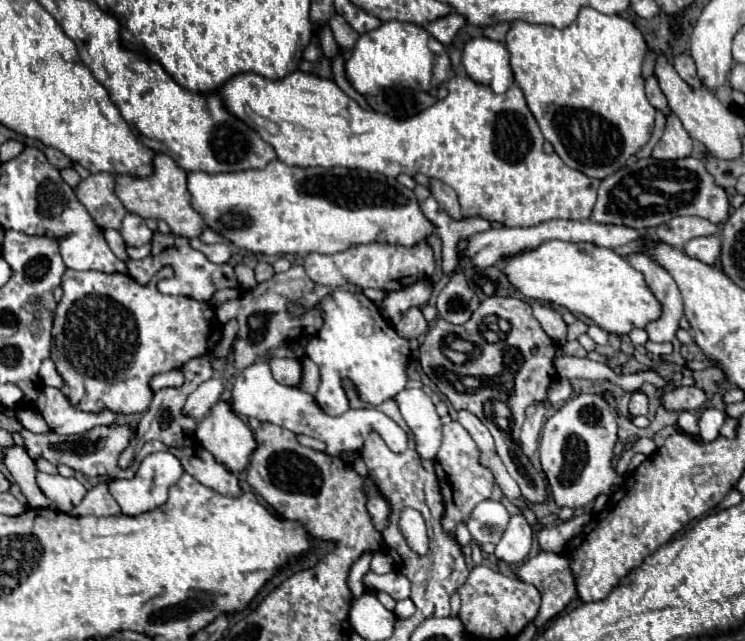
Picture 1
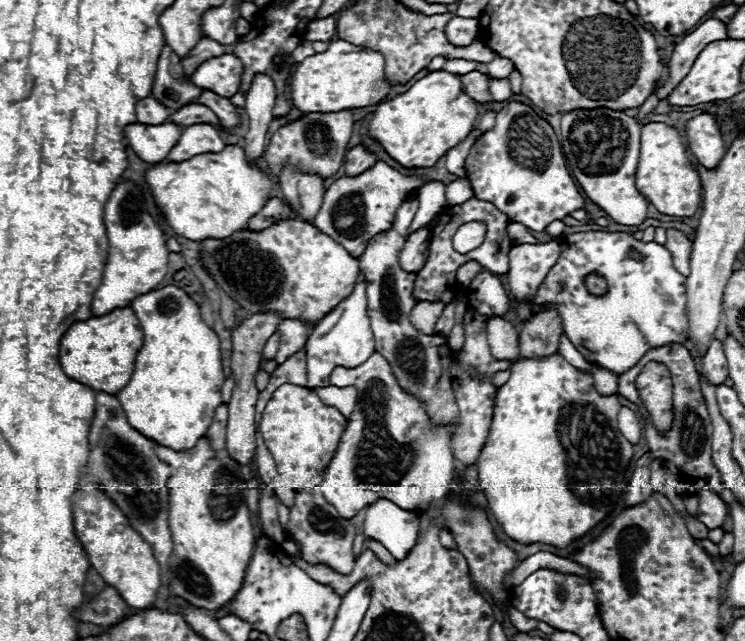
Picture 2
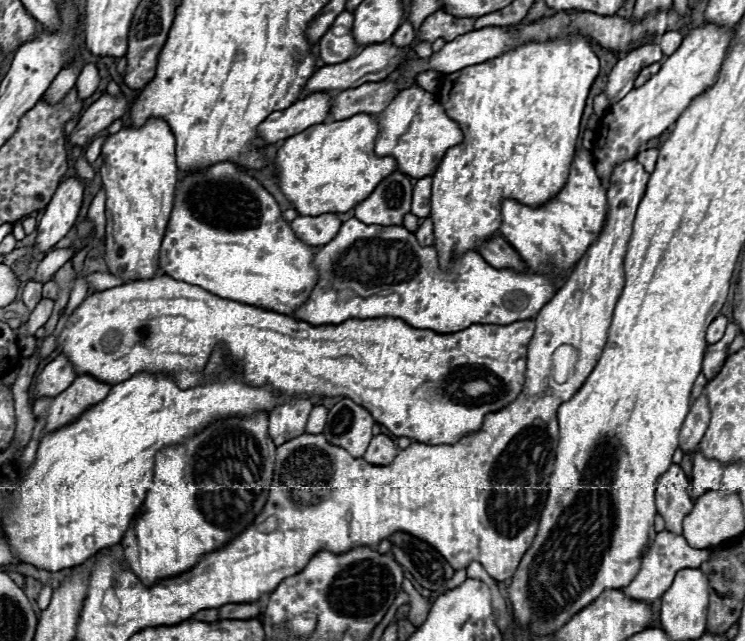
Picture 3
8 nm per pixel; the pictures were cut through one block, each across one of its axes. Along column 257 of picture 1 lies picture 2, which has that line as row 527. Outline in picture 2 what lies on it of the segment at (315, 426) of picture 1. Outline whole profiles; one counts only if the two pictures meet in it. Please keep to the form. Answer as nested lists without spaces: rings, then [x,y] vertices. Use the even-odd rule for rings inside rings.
[[[378,500],[364,507],[350,522],[390,550],[396,560],[404,560],[416,544],[420,514],[402,510],[390,500]]]

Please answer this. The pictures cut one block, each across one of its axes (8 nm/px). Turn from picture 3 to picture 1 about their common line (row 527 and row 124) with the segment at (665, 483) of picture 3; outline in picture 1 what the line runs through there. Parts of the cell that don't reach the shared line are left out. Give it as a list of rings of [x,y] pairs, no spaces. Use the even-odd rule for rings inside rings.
[[[674,112],[666,116],[666,130],[660,142],[654,146],[652,156],[658,160],[678,160],[692,154],[692,138],[684,130],[682,122]]]

